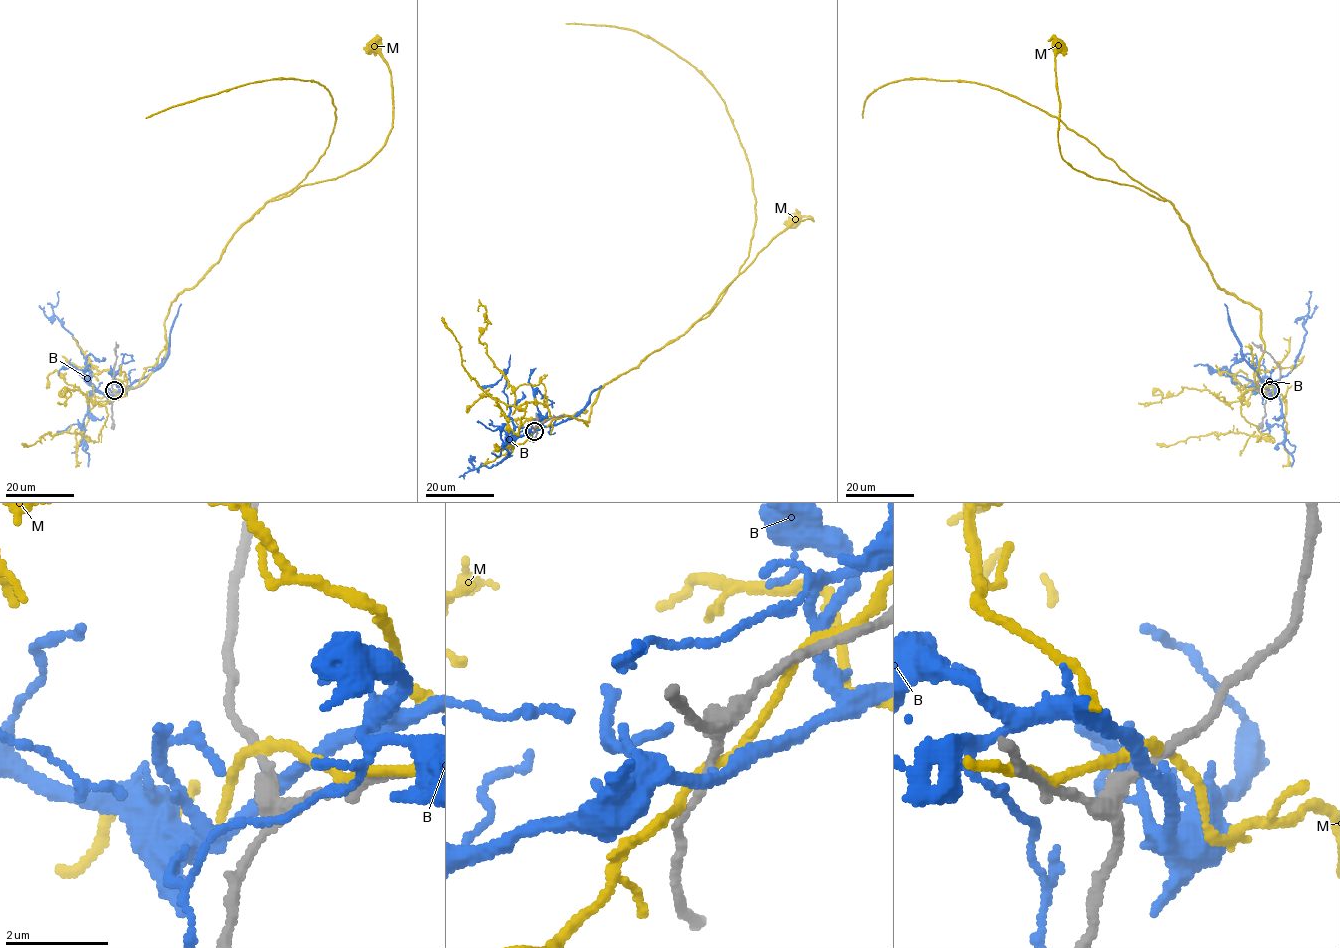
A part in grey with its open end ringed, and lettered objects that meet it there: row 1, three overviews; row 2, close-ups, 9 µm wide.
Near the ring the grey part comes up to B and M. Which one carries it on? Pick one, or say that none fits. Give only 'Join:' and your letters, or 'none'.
Join: B

